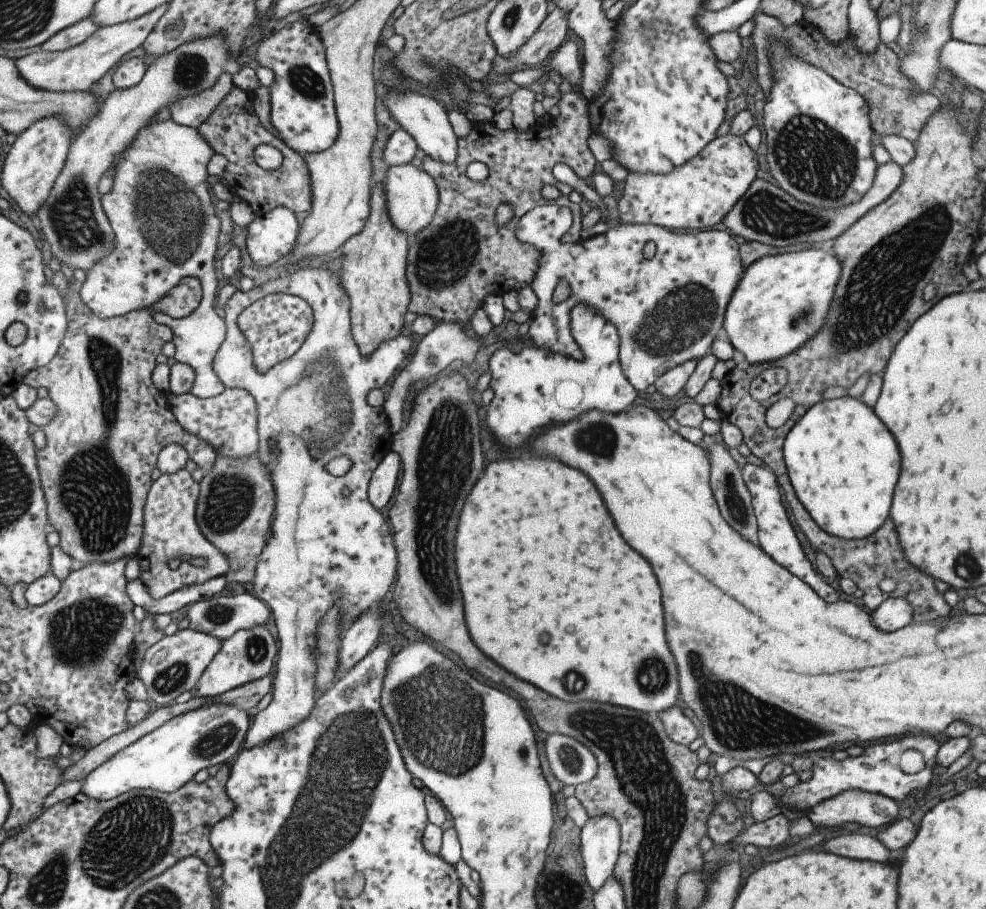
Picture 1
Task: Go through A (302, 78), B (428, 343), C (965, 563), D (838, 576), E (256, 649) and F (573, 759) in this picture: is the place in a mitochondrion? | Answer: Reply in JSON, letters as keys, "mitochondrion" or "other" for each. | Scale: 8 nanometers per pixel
{"A":"mitochondrion","B":"other","C":"mitochondrion","D":"other","E":"mitochondrion","F":"mitochondrion"}

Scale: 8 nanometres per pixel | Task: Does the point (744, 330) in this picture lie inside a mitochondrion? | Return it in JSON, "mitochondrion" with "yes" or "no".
{"mitochondrion":"no"}

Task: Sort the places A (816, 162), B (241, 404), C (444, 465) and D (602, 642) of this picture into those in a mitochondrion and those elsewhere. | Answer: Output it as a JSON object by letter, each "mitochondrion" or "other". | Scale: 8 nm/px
{"A":"mitochondrion","B":"other","C":"mitochondrion","D":"other"}

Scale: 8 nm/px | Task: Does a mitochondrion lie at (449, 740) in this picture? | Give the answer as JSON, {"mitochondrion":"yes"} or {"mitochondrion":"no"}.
{"mitochondrion":"yes"}

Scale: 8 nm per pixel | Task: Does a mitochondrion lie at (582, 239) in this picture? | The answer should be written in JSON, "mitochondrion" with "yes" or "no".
{"mitochondrion":"no"}

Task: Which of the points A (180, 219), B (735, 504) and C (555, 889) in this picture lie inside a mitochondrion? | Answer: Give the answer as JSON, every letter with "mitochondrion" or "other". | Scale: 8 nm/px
{"A":"mitochondrion","B":"mitochondrion","C":"mitochondrion"}

